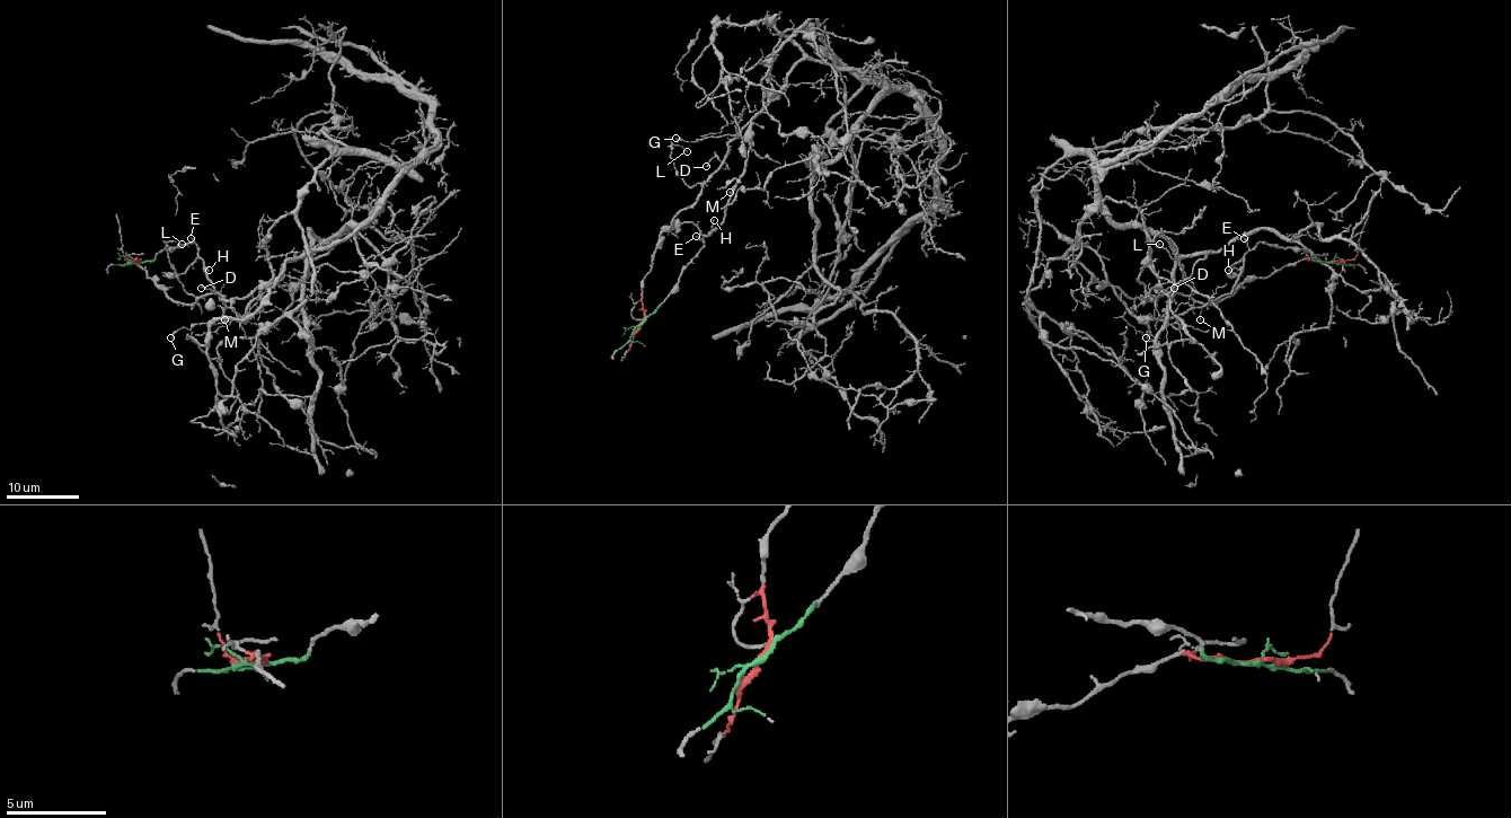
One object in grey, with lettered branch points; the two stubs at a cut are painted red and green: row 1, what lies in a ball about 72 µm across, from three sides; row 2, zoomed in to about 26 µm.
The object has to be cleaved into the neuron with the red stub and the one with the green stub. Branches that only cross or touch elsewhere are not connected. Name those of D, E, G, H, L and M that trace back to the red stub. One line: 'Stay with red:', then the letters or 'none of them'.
Stay with red: D, L

